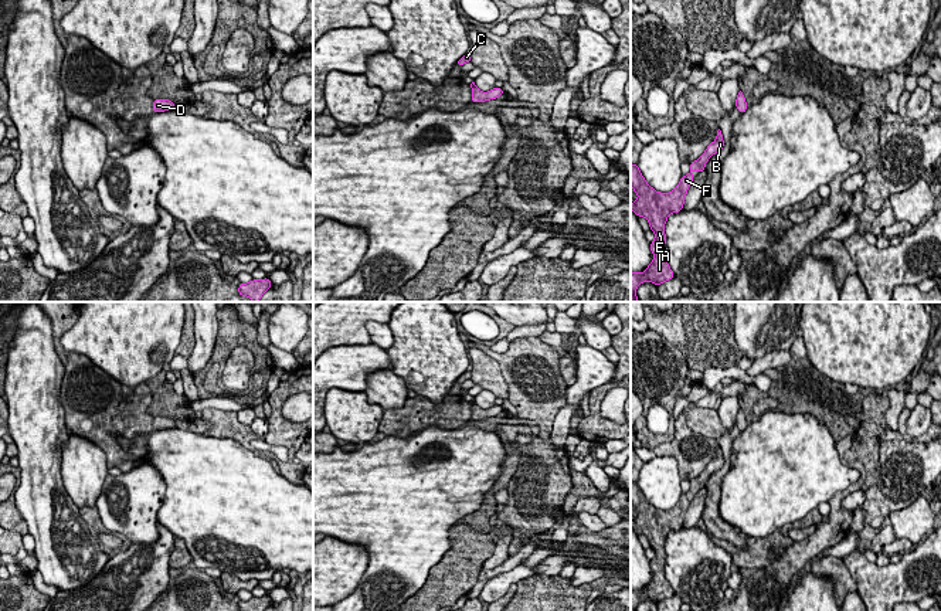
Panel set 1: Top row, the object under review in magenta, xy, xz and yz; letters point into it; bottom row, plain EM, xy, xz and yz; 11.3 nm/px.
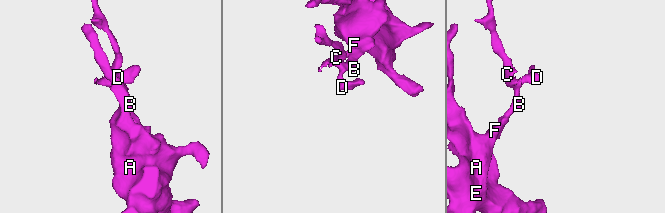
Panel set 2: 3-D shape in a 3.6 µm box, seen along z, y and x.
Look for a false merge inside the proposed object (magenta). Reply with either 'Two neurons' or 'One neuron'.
One neuron

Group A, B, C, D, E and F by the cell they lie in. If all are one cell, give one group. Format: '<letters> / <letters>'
A B C D E F

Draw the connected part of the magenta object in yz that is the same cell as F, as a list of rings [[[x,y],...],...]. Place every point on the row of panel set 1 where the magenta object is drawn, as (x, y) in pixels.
[[[719,129],[716,140],[707,146],[704,153],[697,160],[690,163],[690,172],[686,176],[682,176],[679,184],[669,193],[656,191],[648,184],[638,164],[631,164],[631,187],[638,194],[638,198],[631,204],[631,210],[638,217],[645,217],[655,234],[655,240],[650,242],[650,251],[653,254],[652,262],[642,274],[631,272],[631,302],[638,301],[636,289],[641,284],[652,282],[659,286],[675,276],[665,258],[665,224],[672,213],[679,213],[683,210],[684,197],[692,181],[694,180],[692,172],[703,172],[709,159],[719,153],[723,147],[724,140],[721,130]]]

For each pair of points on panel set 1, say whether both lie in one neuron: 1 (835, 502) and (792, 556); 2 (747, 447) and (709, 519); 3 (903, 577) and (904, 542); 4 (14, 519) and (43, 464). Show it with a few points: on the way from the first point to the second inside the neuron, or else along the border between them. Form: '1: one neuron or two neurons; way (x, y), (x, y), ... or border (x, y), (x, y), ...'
1: one neuron; way (835, 518), (835, 523), (808, 549)
2: two neurons; border (730, 464), (722, 485), (720, 516), (734, 528)
3: two neurons; border (909, 550), (906, 553)
4: two neurons; border (14, 499), (14, 506), (29, 532)

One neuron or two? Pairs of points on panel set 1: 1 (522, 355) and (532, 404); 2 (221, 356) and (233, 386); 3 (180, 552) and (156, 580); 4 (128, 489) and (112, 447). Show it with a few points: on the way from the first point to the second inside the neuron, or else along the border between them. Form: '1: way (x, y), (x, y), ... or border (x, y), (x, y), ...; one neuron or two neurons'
1: way (530, 367), (532, 391); one neuron
2: border (251, 352), (237, 346), (224, 365); two neurons
3: border (175, 537), (169, 567); two neurons
4: border (133, 467), (122, 472); two neurons

